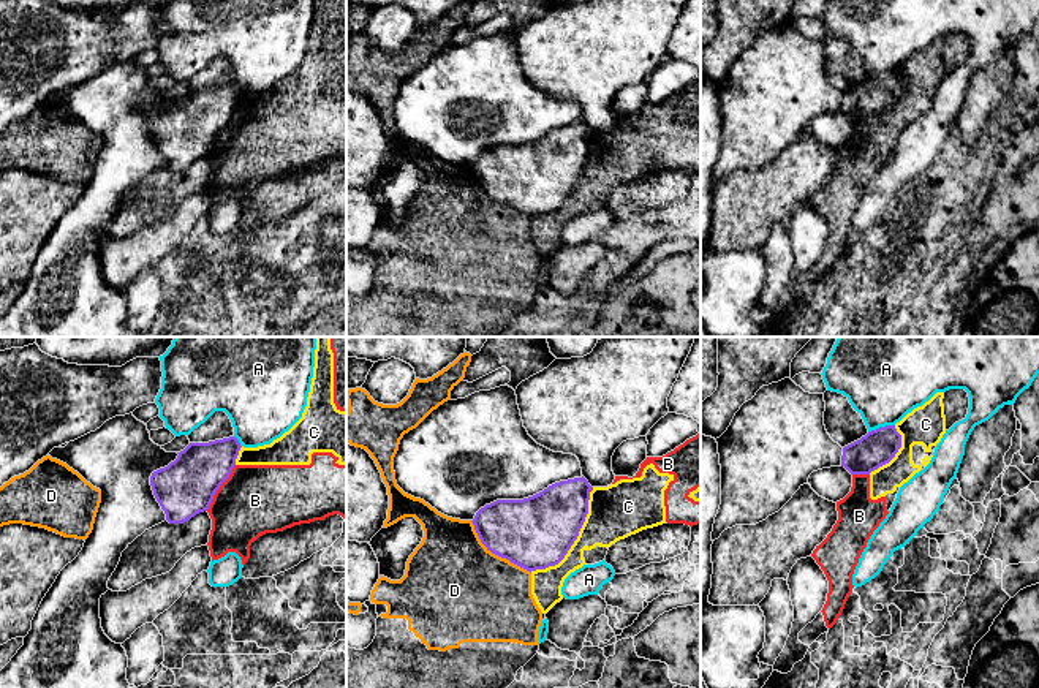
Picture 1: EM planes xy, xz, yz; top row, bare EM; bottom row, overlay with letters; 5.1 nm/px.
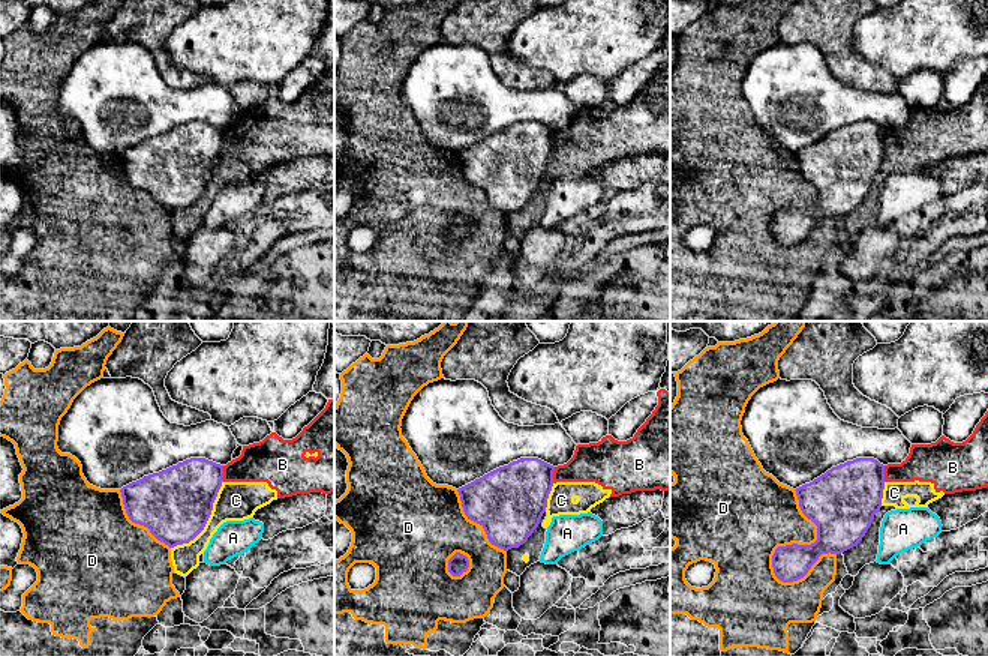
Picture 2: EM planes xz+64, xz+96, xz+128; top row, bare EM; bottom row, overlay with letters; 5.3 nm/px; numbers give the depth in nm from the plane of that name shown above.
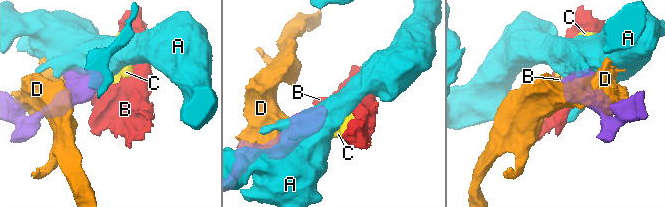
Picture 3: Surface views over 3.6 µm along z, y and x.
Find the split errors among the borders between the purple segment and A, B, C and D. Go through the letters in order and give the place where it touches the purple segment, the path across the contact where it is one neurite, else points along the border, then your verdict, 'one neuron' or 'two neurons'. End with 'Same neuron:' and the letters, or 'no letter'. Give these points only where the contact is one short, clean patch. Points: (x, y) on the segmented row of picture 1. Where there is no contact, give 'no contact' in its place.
A: contact yz (881, 427); two neurons
B: contact xy (219, 487); border xy (234, 464), (230, 476), (215, 492), (206, 510); two neurons
C: contact xz (574, 540); two neurons
D: contact xz (495, 554); two neurons
Same neuron: no letter

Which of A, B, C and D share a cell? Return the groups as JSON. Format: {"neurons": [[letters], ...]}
{"neurons": [["A"], ["B", "C"], ["D"]]}

